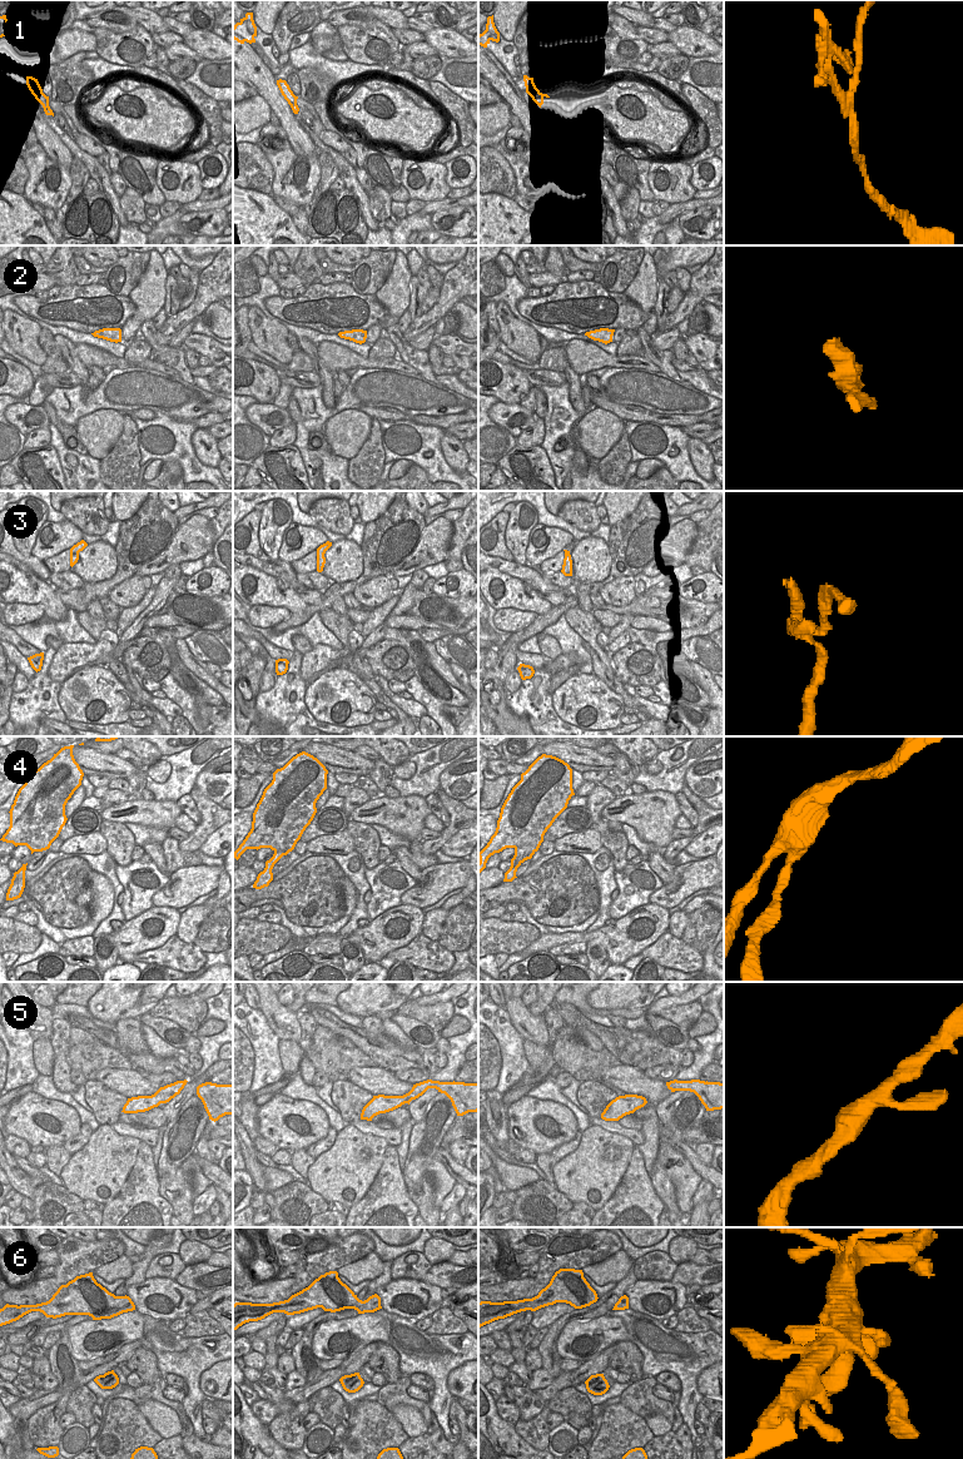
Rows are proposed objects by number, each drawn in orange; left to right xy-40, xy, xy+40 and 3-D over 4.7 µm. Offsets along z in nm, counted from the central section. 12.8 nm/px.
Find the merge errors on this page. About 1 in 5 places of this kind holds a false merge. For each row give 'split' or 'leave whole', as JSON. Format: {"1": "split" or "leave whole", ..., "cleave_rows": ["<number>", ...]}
{"1": "split", "2": "leave whole", "3": "leave whole", "4": "split", "5": "leave whole", "6": "leave whole", "cleave_rows": ["1", "4"]}

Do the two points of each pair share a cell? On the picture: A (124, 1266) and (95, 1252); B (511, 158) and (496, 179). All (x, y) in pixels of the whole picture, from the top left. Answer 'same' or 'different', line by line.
A: different
B: different

